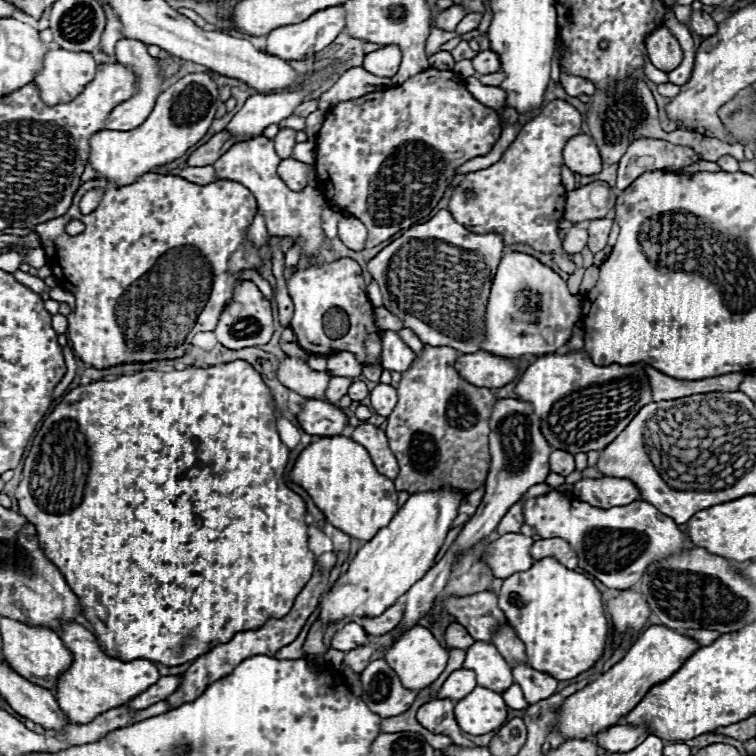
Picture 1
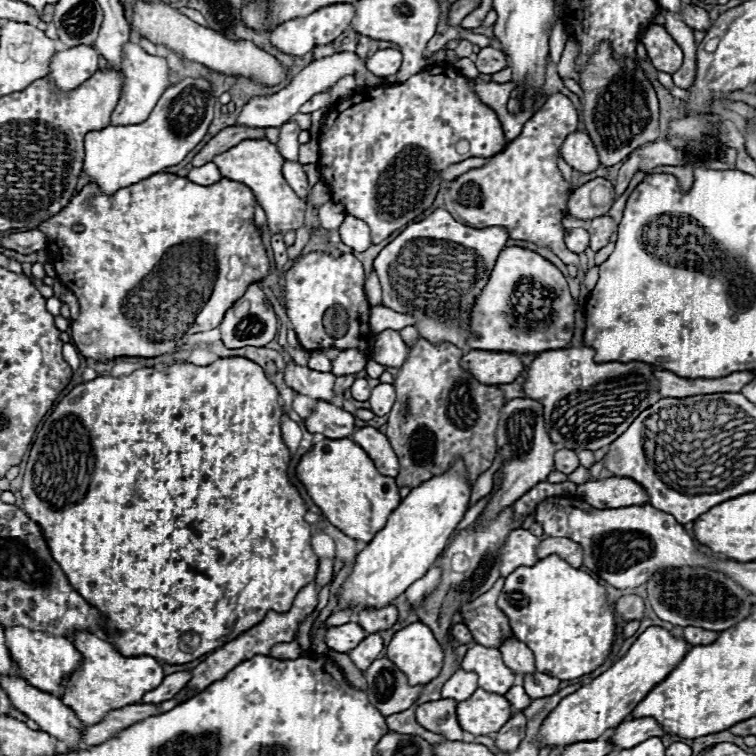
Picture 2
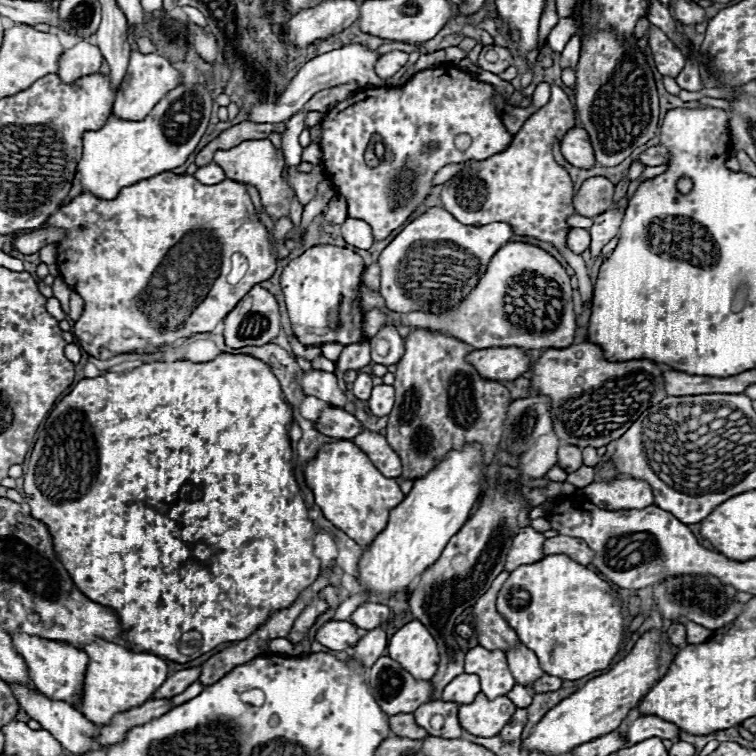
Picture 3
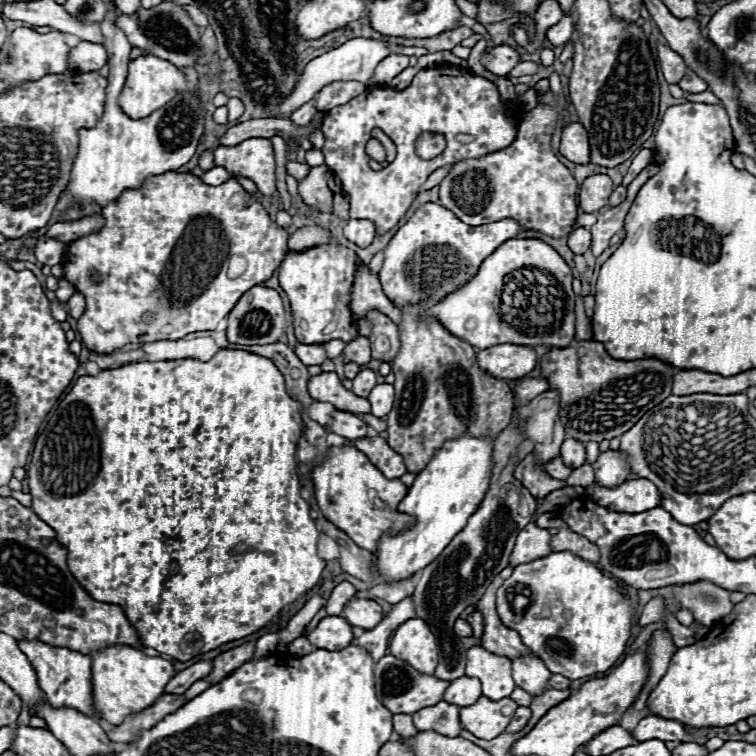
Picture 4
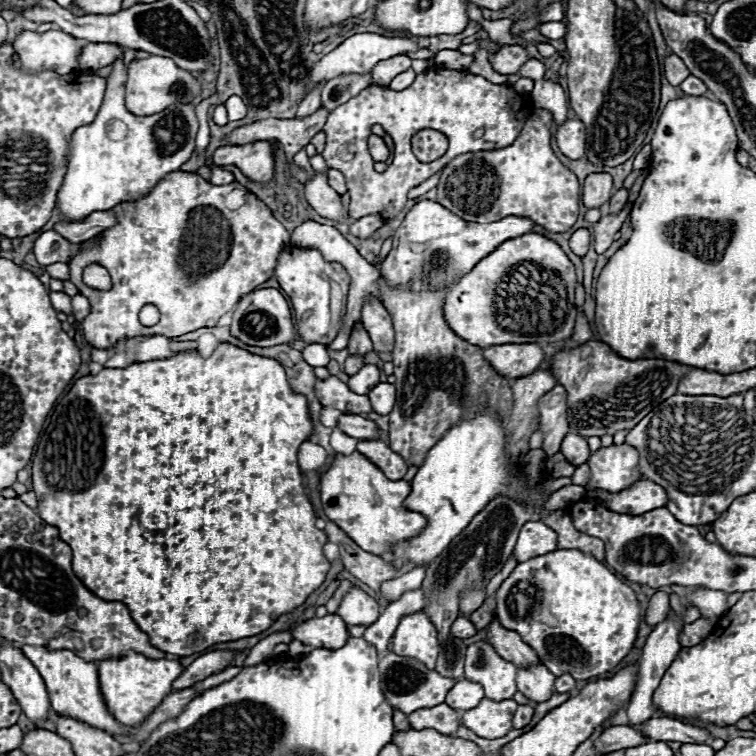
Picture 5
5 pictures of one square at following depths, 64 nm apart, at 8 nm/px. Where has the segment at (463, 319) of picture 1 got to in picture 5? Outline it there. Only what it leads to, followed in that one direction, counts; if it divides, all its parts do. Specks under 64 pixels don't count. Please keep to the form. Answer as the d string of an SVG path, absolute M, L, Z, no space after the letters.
M420 200L408 210L406 218L396 230L394 246L382 262L380 270L386 276L386 280L394 286L412 282L414 290L422 290L426 286L440 288L452 282L454 278L460 278L466 272L470 272L476 266L476 262L480 262L480 258L488 256L492 250L496 250L496 246L500 246L508 238L528 234L534 226L536 224L532 220L518 216L508 216L490 224L464 222L438 202Z

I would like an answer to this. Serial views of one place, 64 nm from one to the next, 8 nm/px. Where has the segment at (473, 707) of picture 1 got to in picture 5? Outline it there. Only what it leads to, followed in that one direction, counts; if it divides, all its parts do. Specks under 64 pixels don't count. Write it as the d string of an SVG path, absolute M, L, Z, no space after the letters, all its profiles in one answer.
M484 698L476 708L464 712L464 726L480 738L500 738L512 730L512 714L516 712L514 700L492 702Z

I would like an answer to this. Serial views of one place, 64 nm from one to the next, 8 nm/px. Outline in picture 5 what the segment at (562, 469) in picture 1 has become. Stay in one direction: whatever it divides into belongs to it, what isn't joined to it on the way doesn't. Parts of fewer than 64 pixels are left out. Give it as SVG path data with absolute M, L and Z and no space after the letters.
M566 434L566 438L562 440L560 452L574 466L580 466L580 464L588 462L588 458L590 458L588 442L586 442L586 438L580 438L580 434Z

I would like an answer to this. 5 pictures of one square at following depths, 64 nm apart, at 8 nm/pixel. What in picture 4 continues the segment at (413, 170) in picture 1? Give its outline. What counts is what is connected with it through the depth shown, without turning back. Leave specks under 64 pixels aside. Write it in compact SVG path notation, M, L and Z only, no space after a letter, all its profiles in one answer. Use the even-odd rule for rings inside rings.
M450 66L426 68L414 76L406 90L370 88L326 112L322 122L326 144L322 154L326 156L326 166L342 180L344 192L350 194L350 218L368 218L376 224L376 232L384 234L406 214L416 198L416 190L434 170L462 158L478 158L510 146L518 132L520 112L522 104L514 102L508 106L500 98L498 86L482 76ZM376 126L384 128L396 144L396 160L378 172L374 172L366 160L366 142ZM422 132L444 134L446 150L432 160L418 158L414 142ZM460 134L470 134L474 140L462 144L458 140Z

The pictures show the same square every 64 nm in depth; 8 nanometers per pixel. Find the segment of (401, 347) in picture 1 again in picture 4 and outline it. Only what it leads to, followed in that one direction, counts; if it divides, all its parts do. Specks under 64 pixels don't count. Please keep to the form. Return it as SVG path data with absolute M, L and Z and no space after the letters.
M370 310L366 314L368 322L372 324L372 358L382 360L382 362L392 362L392 358L400 350L400 340L398 340L398 328L396 324L382 314L380 310Z

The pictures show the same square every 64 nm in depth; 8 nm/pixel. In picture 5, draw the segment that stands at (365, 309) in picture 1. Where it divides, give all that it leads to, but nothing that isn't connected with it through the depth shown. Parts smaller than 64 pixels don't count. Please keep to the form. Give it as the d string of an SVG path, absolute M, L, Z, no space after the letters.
M286 244L278 256L276 272L282 290L290 296L294 312L296 312L296 326L298 334L306 342L330 344L338 330L342 328L340 316L344 314L346 294L350 286L350 276L340 264L330 264L322 258L322 254L314 248L300 248Z

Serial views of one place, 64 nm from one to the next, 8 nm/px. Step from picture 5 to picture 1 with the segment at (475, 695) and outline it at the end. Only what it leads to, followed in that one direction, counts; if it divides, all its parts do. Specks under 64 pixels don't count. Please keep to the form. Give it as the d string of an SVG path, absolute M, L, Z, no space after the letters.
M460 668L460 670L454 670L448 676L448 680L442 684L438 698L450 698L458 702L460 698L466 698L474 688L476 688L476 674L472 670Z

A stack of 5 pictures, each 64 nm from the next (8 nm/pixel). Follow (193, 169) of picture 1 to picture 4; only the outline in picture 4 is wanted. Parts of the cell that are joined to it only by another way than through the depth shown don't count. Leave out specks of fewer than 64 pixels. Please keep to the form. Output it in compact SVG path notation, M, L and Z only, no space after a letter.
M214 166L214 168L206 170L204 176L202 176L202 180L204 180L206 184L210 184L210 186L220 186L220 184L224 184L224 182L230 180L230 178L232 178L232 174L230 174L228 170L224 170L222 166Z

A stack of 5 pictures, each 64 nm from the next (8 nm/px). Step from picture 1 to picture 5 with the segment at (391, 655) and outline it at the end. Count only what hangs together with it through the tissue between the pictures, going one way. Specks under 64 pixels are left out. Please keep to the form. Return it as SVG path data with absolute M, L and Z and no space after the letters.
M422 610L400 620L398 630L392 638L392 652L398 656L416 658L430 670L436 666L436 656L440 652L438 630Z

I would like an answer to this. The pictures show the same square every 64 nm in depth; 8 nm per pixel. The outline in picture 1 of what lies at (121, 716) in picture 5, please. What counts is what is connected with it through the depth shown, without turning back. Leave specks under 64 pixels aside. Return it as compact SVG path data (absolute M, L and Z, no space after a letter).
M76 622L66 624L58 630L58 636L74 654L74 662L58 678L56 700L74 723L92 722L96 714L102 714L104 710L112 710L112 706L122 706L124 702L130 702L132 698L136 698L136 694L142 694L144 690L148 690L148 686L154 686L160 680L160 672L152 660L138 658L138 660L122 662L118 658L108 656L100 648L96 636L90 630L86 630L82 624Z

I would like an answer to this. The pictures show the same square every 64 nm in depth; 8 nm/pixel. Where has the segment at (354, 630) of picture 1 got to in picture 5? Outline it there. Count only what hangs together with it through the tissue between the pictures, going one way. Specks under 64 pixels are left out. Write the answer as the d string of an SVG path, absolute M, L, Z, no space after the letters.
M326 614L322 618L310 618L300 622L292 628L294 640L300 640L312 648L316 646L328 646L328 648L340 648L350 638L346 624L336 614Z

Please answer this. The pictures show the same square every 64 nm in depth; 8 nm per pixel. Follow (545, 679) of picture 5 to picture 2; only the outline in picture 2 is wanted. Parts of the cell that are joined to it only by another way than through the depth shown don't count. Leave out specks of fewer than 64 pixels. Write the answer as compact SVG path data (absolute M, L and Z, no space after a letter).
M508 638L508 640L500 646L500 652L502 652L502 656L504 656L506 666L508 666L518 678L536 672L534 654L532 654L532 650L528 650L528 646L524 646L520 640Z

